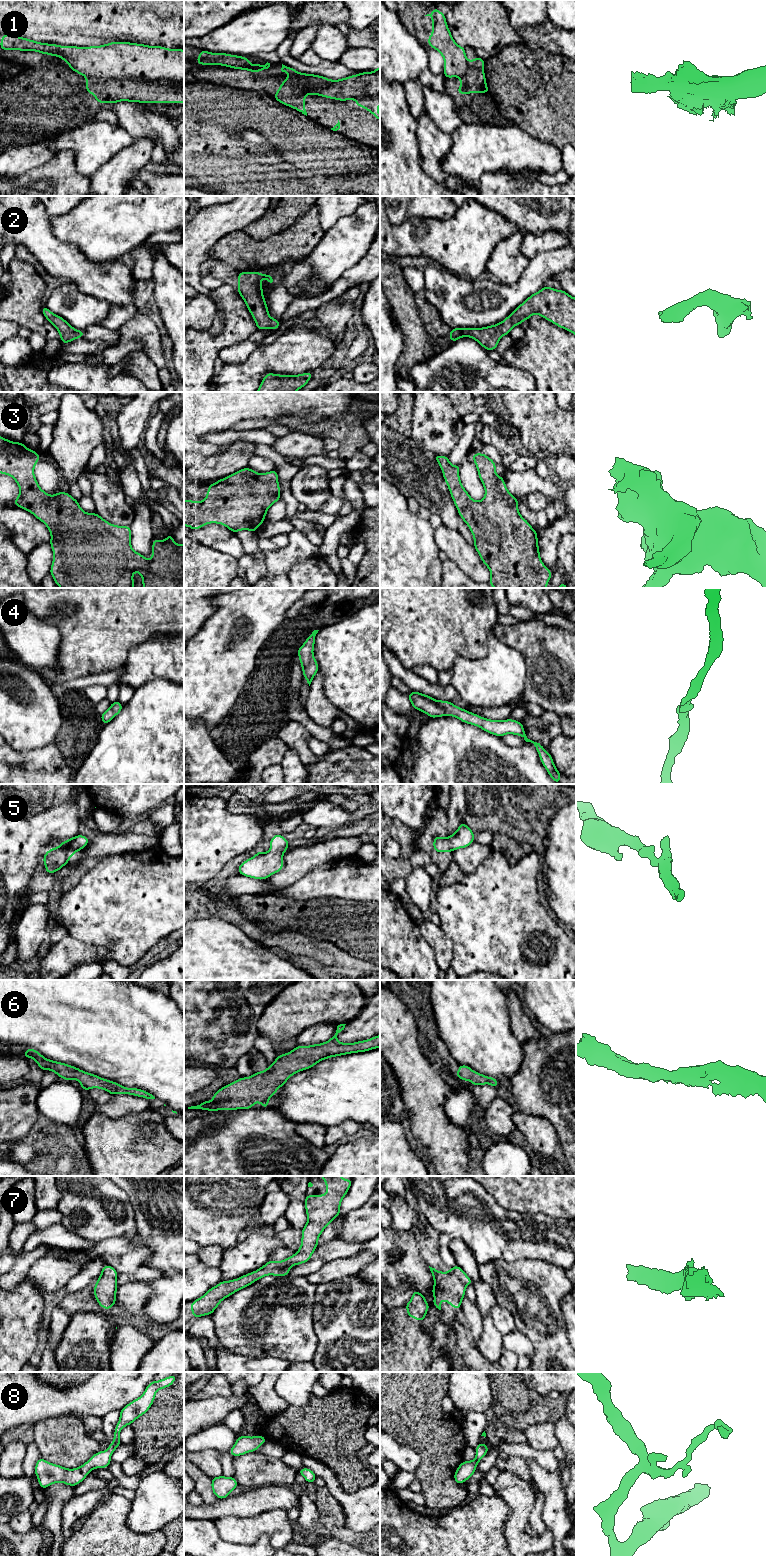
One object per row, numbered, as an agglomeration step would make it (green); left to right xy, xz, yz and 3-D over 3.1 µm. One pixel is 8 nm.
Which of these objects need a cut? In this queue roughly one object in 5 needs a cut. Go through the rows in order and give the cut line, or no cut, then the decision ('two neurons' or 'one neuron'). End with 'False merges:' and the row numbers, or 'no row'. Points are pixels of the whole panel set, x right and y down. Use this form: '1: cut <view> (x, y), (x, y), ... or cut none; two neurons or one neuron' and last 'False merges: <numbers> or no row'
1: cut xy (86, 76), (183, 82); two neurons
2: cut none; one neuron
3: cut none; one neuron
4: cut none; one neuron
5: cut none; one neuron
6: cut none; one neuron
7: cut none; one neuron
8: cut none; one neuron
False merges: 1

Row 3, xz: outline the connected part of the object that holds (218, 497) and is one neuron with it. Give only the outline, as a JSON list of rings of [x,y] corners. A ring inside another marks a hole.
[[[246,467],[210,484],[203,501],[199,500],[196,503],[194,500],[184,500],[184,527],[188,525],[191,530],[198,530],[204,525],[216,523],[224,525],[233,533],[241,530],[249,530],[254,534],[257,527],[264,522],[270,506],[279,499],[281,499],[280,486],[278,483],[278,474],[275,469],[271,472],[257,473]]]

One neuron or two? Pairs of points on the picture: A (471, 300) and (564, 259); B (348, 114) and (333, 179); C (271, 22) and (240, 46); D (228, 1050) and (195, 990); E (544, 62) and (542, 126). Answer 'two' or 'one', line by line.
A: one
B: two
C: one
D: one
E: one

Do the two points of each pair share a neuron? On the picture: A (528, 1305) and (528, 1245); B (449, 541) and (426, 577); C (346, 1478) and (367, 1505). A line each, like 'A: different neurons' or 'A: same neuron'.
A: different neurons
B: different neurons
C: different neurons

